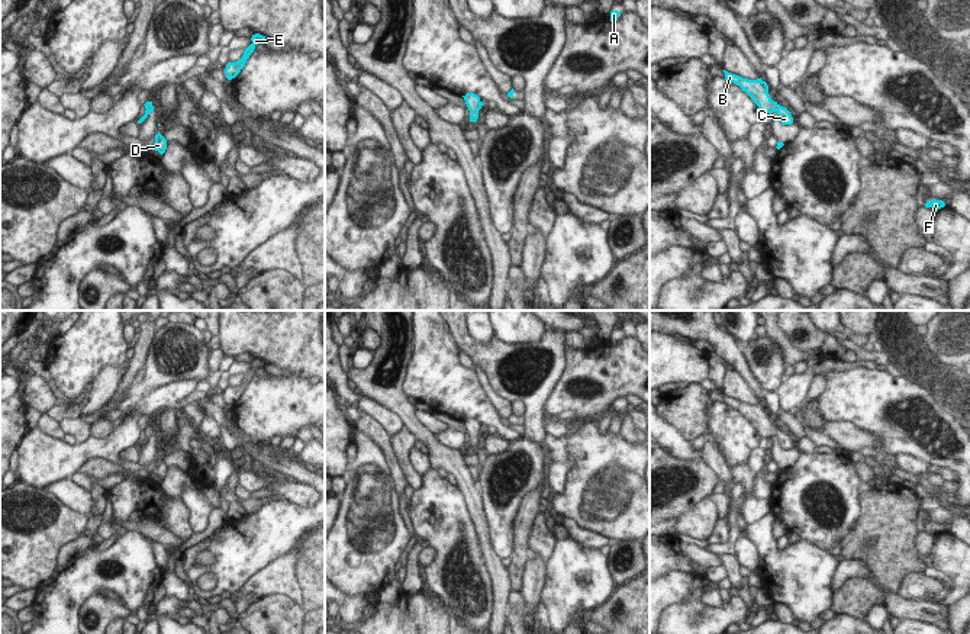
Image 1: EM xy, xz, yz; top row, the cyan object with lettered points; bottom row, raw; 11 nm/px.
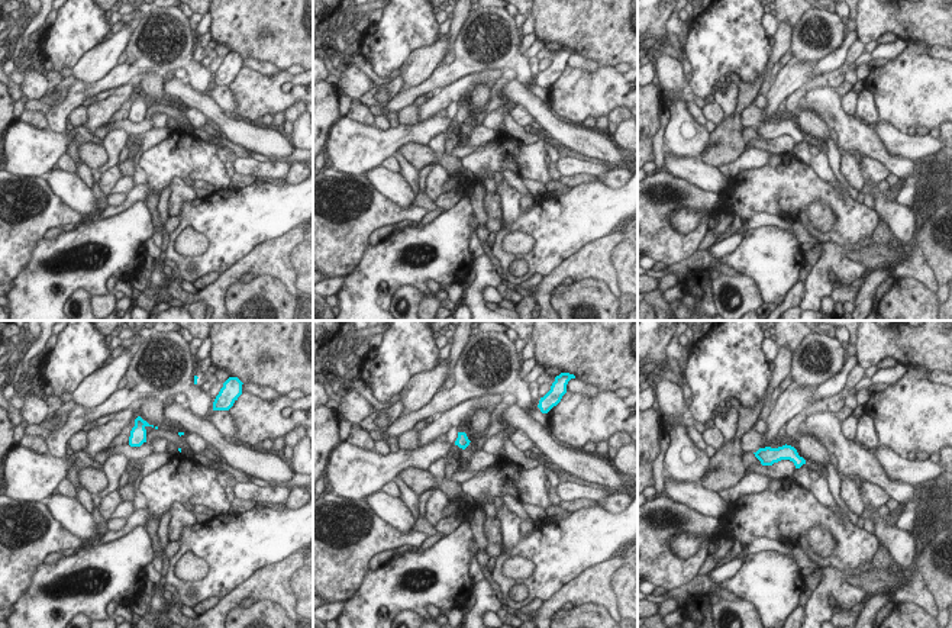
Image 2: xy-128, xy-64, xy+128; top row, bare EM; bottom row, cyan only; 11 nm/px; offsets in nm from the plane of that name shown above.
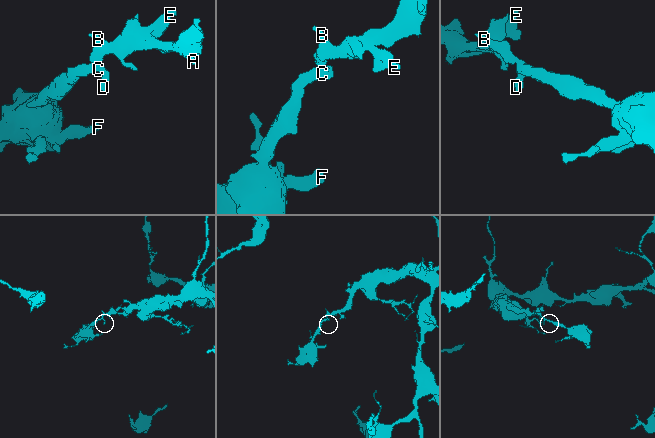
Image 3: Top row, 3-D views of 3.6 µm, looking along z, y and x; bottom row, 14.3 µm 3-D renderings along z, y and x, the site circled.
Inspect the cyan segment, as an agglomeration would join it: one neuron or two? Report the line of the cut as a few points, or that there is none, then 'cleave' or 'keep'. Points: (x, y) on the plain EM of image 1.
no cut; keep

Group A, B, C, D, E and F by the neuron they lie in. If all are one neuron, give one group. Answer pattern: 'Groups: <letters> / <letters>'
Groups: A B C D E F

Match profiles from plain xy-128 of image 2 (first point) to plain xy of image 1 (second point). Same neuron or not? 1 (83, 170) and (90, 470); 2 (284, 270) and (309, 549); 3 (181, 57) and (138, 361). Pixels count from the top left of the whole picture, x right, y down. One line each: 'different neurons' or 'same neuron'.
1: different neurons
2: different neurons
3: different neurons

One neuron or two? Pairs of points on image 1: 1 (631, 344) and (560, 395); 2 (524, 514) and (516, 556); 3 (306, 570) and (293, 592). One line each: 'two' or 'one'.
1: one
2: one
3: two

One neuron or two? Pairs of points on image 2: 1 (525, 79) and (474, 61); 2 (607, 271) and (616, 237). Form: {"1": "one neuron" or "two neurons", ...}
{"1": "one neuron", "2": "one neuron"}

